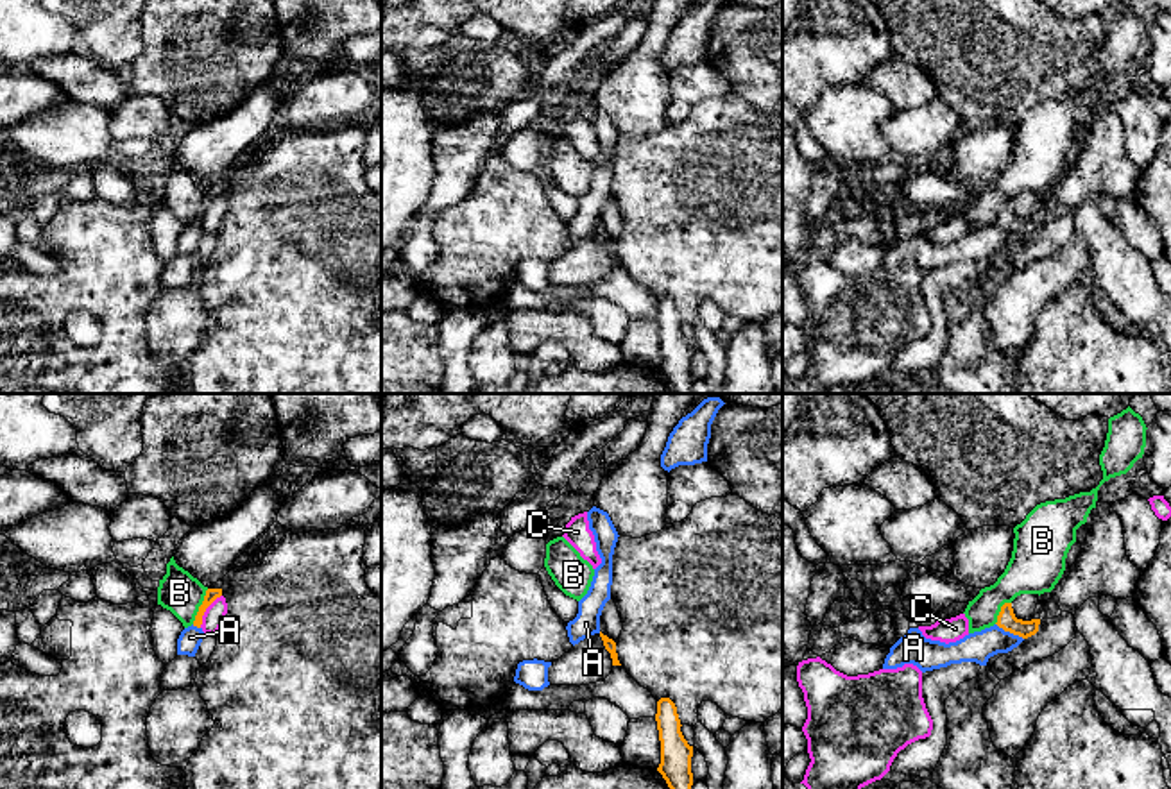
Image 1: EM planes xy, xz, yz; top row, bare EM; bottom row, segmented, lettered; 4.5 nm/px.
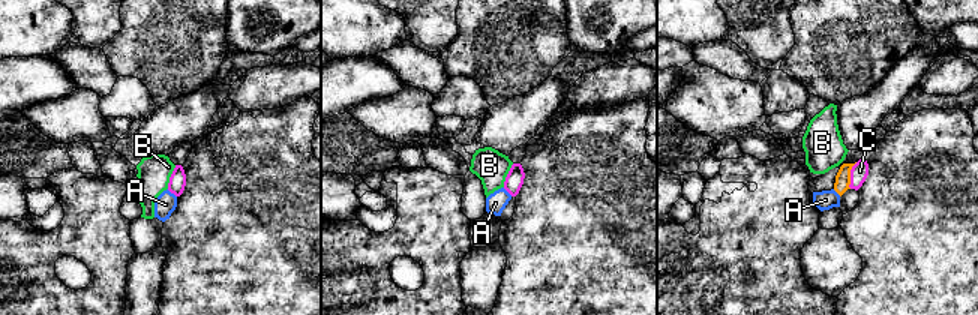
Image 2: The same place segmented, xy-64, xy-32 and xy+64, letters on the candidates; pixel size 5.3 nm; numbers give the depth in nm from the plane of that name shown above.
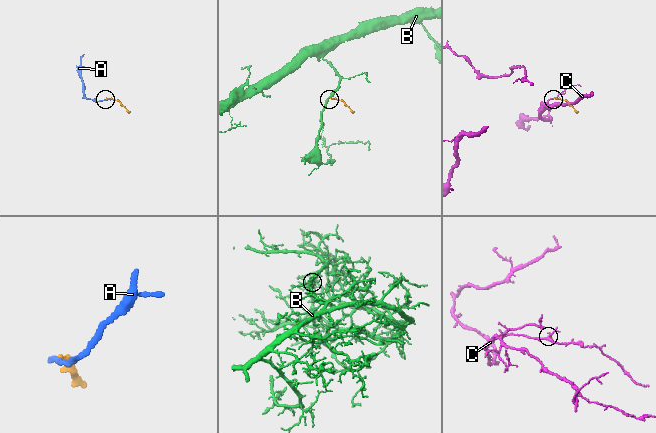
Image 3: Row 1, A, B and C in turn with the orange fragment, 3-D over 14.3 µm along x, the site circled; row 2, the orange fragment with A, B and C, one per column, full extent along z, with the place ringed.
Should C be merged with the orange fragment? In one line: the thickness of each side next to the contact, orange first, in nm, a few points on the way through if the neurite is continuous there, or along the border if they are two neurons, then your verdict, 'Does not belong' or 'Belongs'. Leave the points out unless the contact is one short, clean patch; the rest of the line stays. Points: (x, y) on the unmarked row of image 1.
Thickness 60 nm (orange) against 90 nm. Boundary: xy (221, 194), (206, 208), (199, 226). Does not belong

